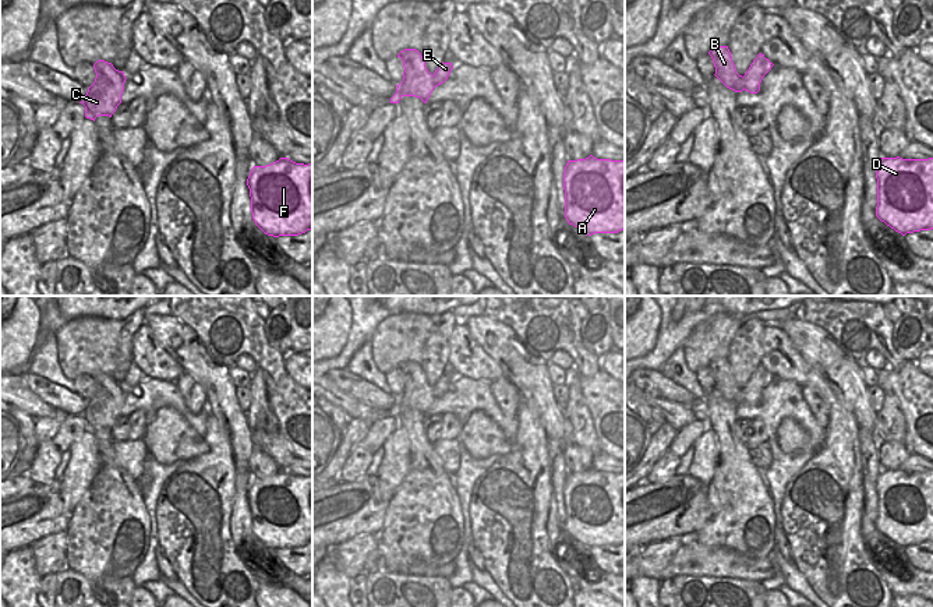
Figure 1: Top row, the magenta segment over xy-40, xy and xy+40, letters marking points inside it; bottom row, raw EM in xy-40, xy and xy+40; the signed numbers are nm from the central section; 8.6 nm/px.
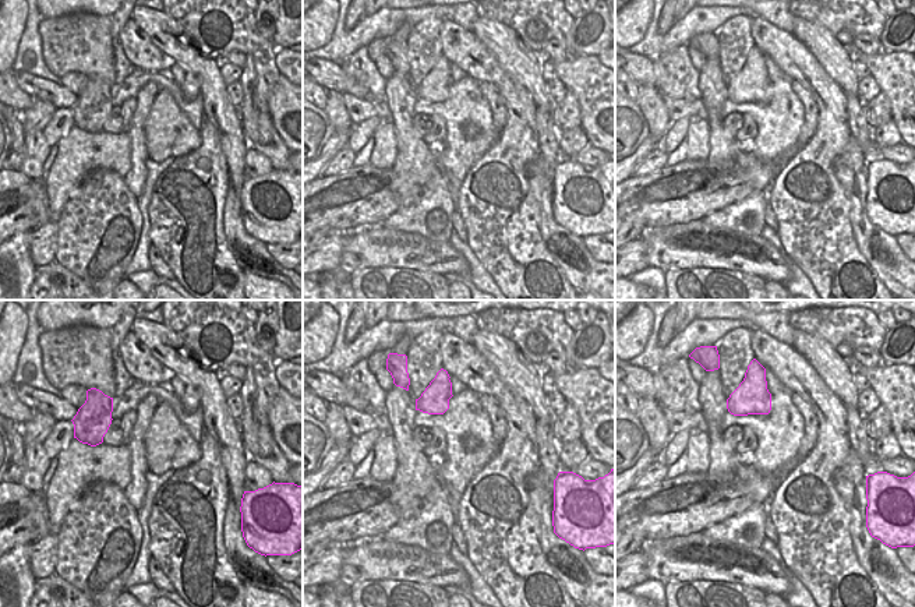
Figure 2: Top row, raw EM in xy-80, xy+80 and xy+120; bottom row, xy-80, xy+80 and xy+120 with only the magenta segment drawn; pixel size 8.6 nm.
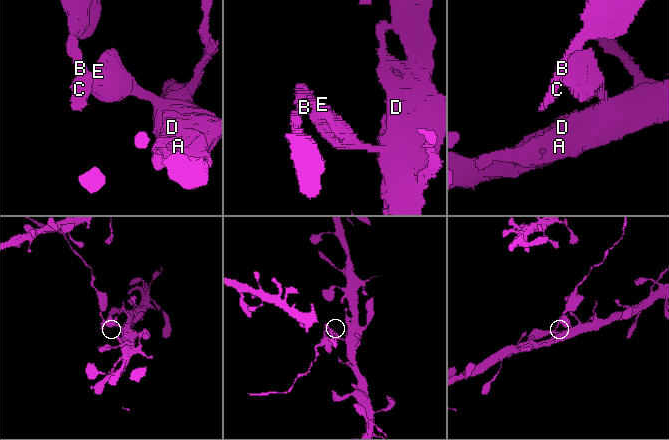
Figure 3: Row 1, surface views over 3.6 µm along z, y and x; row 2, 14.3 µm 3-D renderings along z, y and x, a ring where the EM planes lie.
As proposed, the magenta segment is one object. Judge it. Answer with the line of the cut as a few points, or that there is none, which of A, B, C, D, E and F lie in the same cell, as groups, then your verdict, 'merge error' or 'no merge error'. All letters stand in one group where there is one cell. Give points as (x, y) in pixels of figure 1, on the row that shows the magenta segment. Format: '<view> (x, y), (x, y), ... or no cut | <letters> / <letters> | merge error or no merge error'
xy+40 (741, 77), (744, 88) | A D E F / B C | merge error

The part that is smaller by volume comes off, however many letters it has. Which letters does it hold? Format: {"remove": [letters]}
{"remove": ["B", "C"]}

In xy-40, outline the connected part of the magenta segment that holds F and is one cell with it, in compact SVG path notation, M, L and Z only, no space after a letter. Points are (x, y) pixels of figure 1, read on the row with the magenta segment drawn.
M289 158L266 166L254 166L247 179L255 225L268 236L298 236L312 230L312 163L296 163Z

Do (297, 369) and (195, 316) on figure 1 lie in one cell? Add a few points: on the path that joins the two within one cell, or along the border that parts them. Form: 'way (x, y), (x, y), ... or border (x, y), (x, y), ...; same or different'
border (286, 355), (285, 374); different

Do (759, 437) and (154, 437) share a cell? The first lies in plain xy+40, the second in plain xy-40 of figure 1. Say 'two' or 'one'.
two

